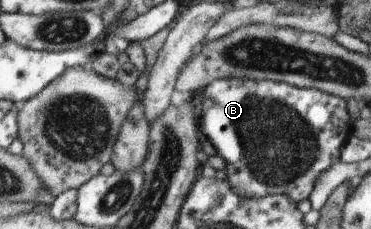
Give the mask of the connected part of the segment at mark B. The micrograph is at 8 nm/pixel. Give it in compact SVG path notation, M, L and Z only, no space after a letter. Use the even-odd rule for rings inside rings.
M223 77L215 79L208 87L204 89L204 106L202 106L202 115L198 117L200 133L214 146L217 155L223 158L227 163L228 184L234 190L234 194L242 198L264 198L270 195L288 196L294 203L298 204L304 199L308 199L314 191L318 178L326 173L332 166L341 162L342 148L346 145L349 137L352 136L352 118L347 110L347 101L338 96L333 96L320 90L309 87L294 87L293 85L270 80L236 79L234 77Z

